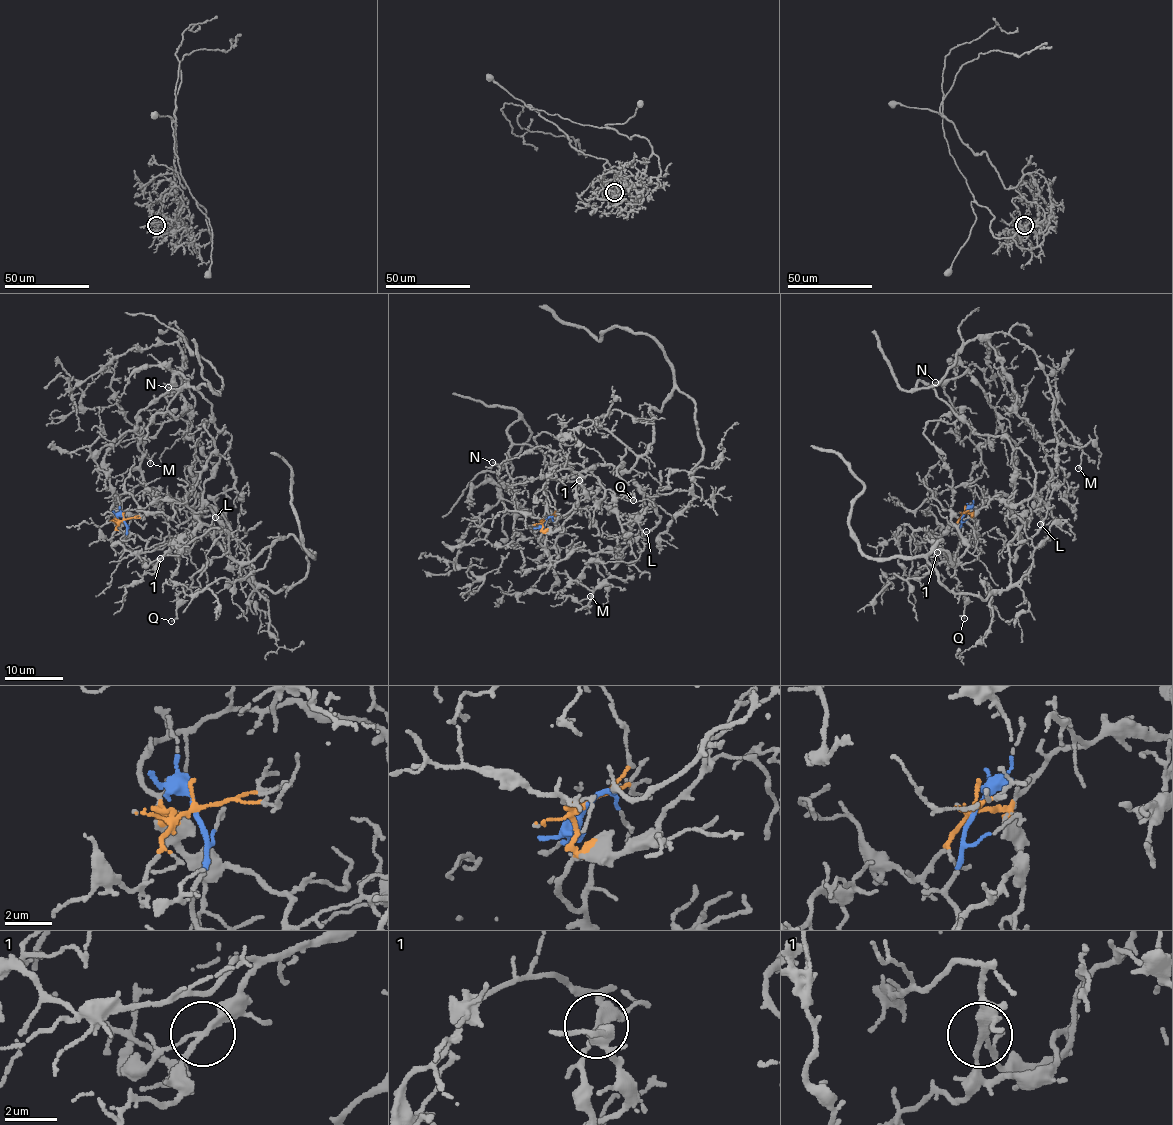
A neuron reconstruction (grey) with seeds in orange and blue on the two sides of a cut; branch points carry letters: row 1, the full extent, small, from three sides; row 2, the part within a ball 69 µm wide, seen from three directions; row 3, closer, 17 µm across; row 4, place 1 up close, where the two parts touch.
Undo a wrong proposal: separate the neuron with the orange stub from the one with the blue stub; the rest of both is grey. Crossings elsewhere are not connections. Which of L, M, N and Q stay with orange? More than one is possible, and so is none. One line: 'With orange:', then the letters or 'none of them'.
With orange: L, M, N

